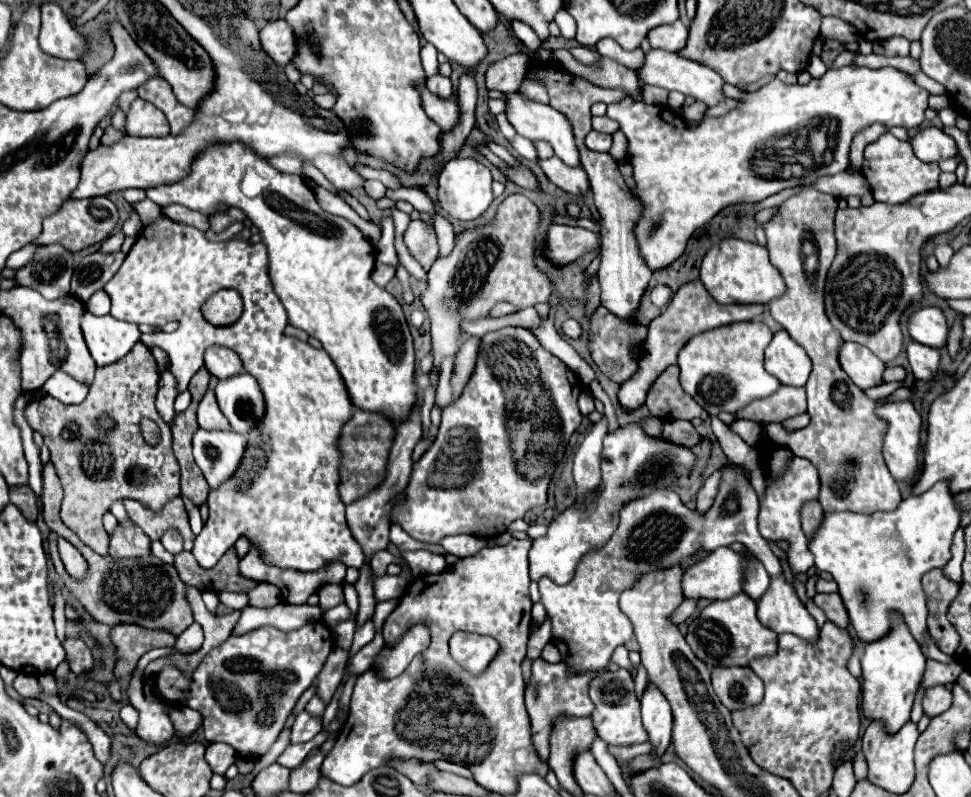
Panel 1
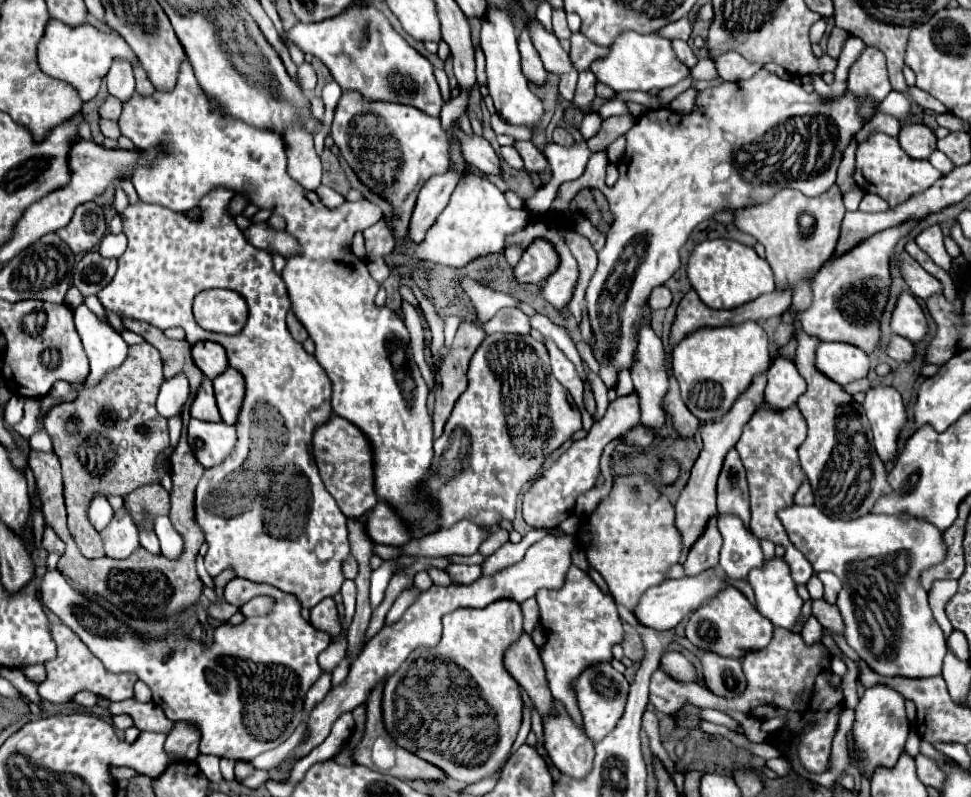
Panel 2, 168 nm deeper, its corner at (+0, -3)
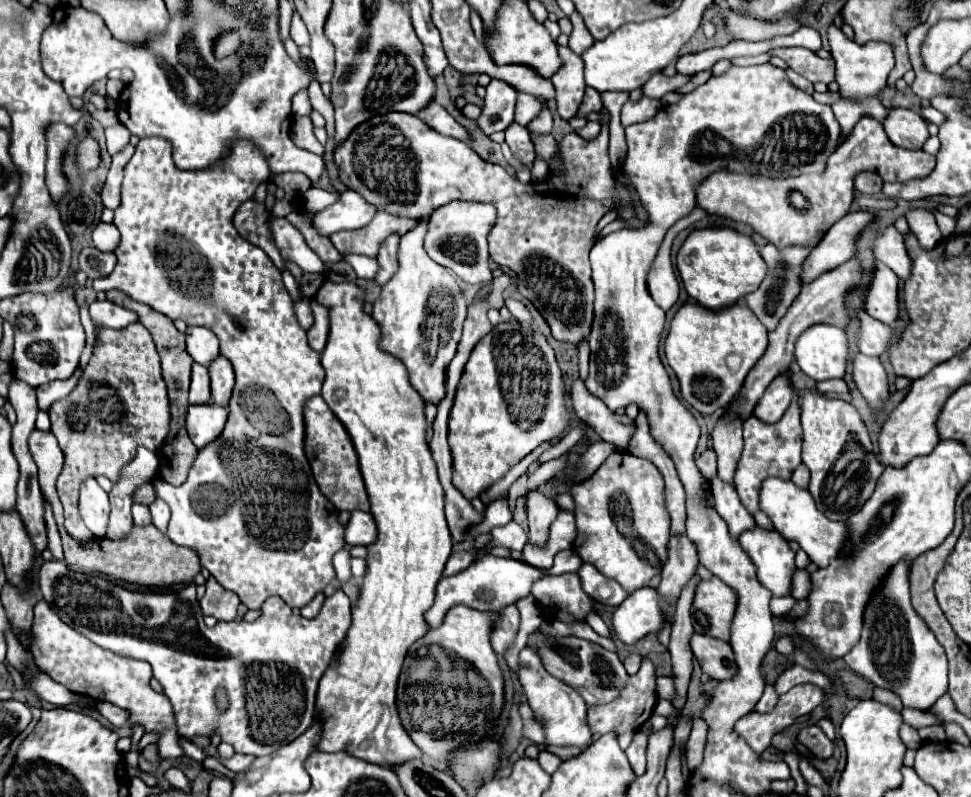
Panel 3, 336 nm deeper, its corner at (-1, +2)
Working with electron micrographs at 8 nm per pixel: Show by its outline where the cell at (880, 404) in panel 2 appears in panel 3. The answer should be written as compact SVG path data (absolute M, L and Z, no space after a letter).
M855 354L851 376L857 390L873 408L881 408L885 404L885 400L889 398L889 384L879 358Z

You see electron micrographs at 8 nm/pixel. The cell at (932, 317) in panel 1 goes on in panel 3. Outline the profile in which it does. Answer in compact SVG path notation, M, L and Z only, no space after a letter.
M877 260L873 266L871 282L865 292L863 306L869 316L877 318L887 326L895 326L897 322L897 284L899 278L893 274L893 270L889 270L887 266L883 266L883 262Z

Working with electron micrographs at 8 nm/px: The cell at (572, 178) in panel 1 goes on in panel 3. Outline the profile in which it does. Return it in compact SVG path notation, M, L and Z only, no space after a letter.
M513 122L505 130L505 142L509 144L513 156L517 160L521 160L523 164L531 164L535 160L535 148L533 148L533 142L531 142L531 136L529 136L527 128Z

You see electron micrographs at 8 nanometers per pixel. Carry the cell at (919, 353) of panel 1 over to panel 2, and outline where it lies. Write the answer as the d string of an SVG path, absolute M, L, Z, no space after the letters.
M894 335L890 339L890 347L888 347L888 355L898 361L898 363L912 363L914 357L916 357L916 351L914 351L914 343L910 343L908 339L904 337L898 337Z

